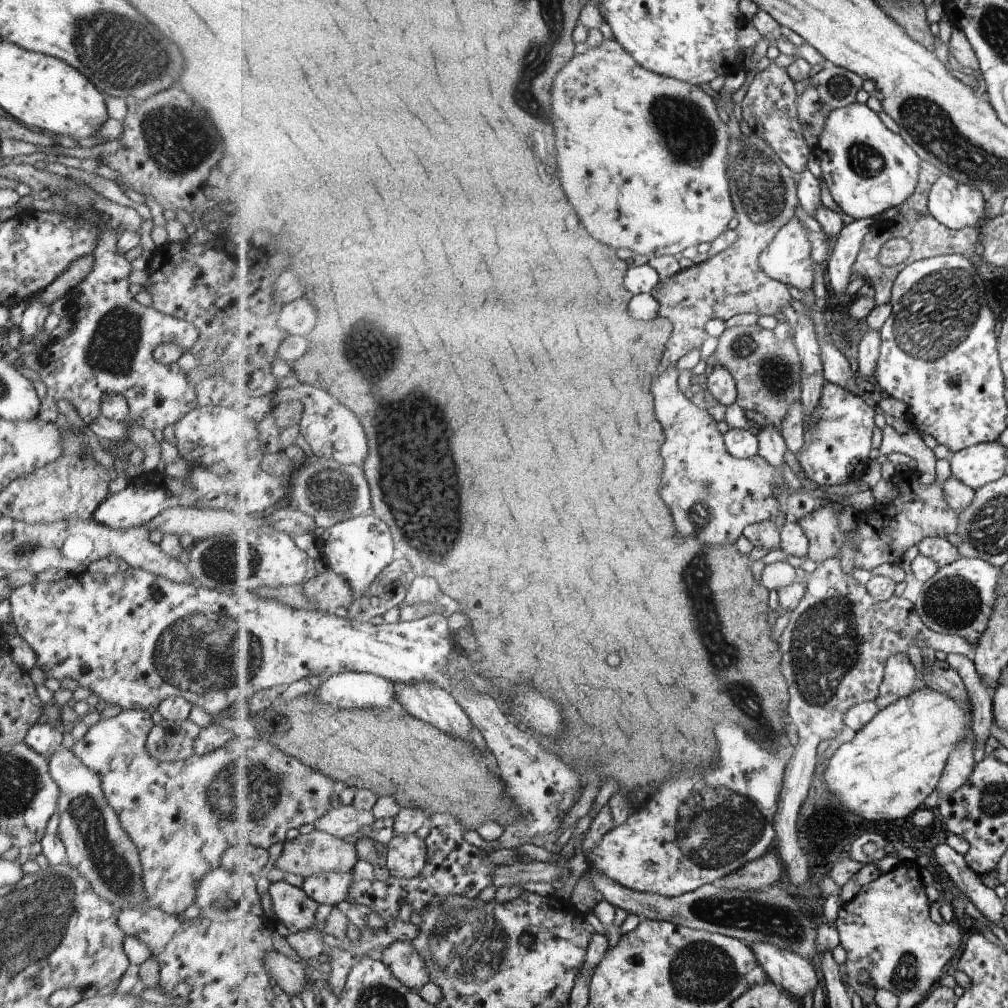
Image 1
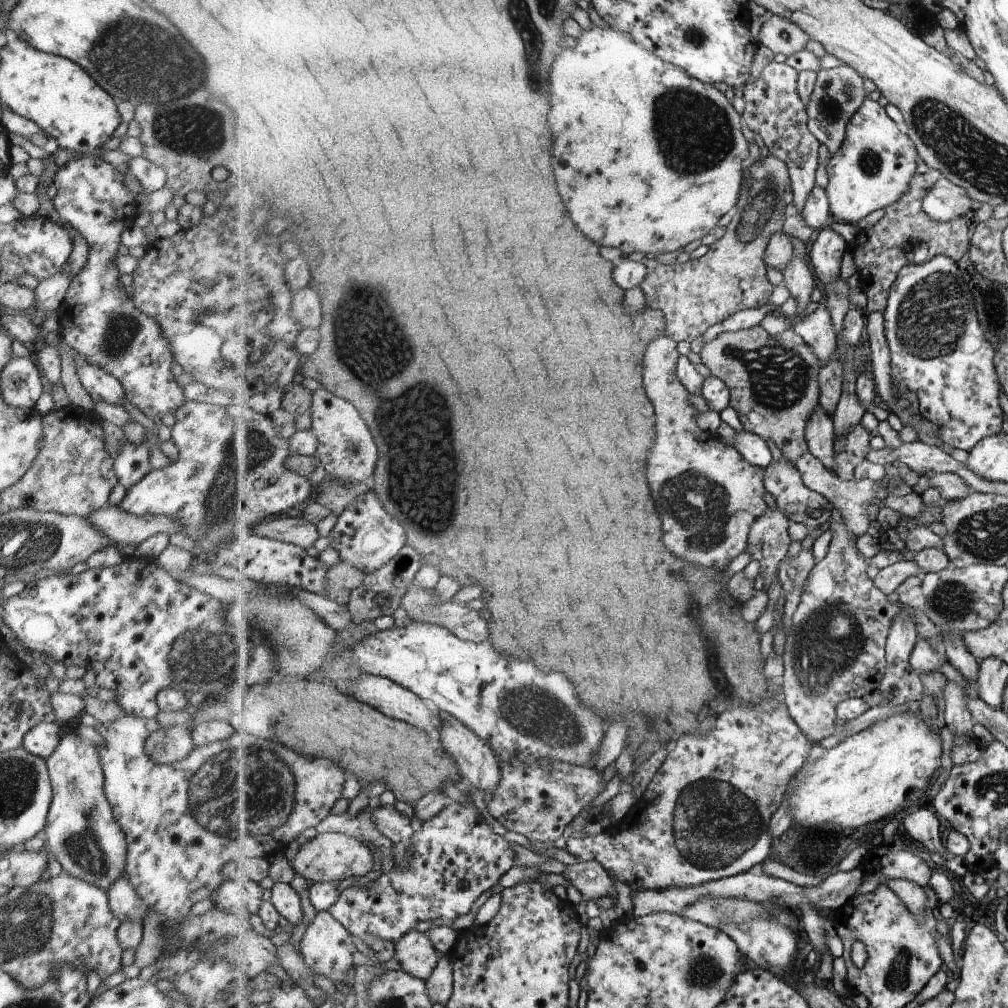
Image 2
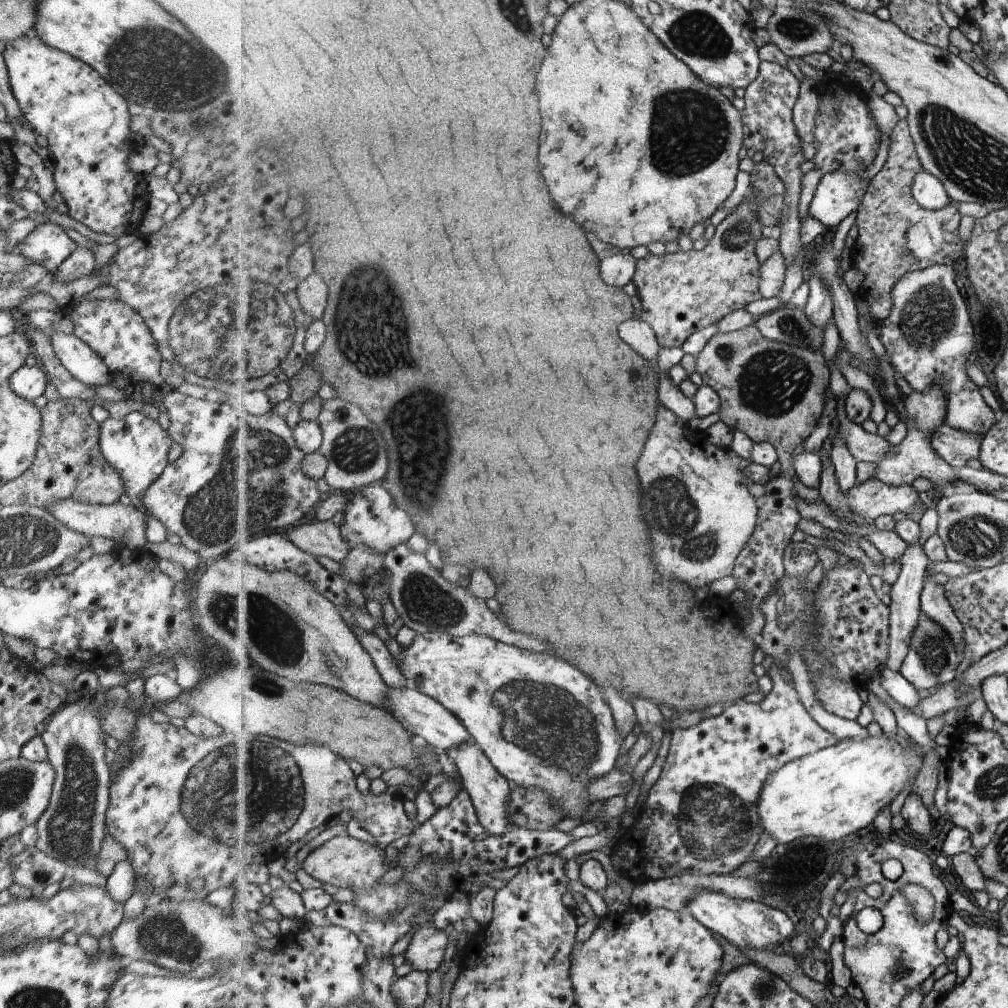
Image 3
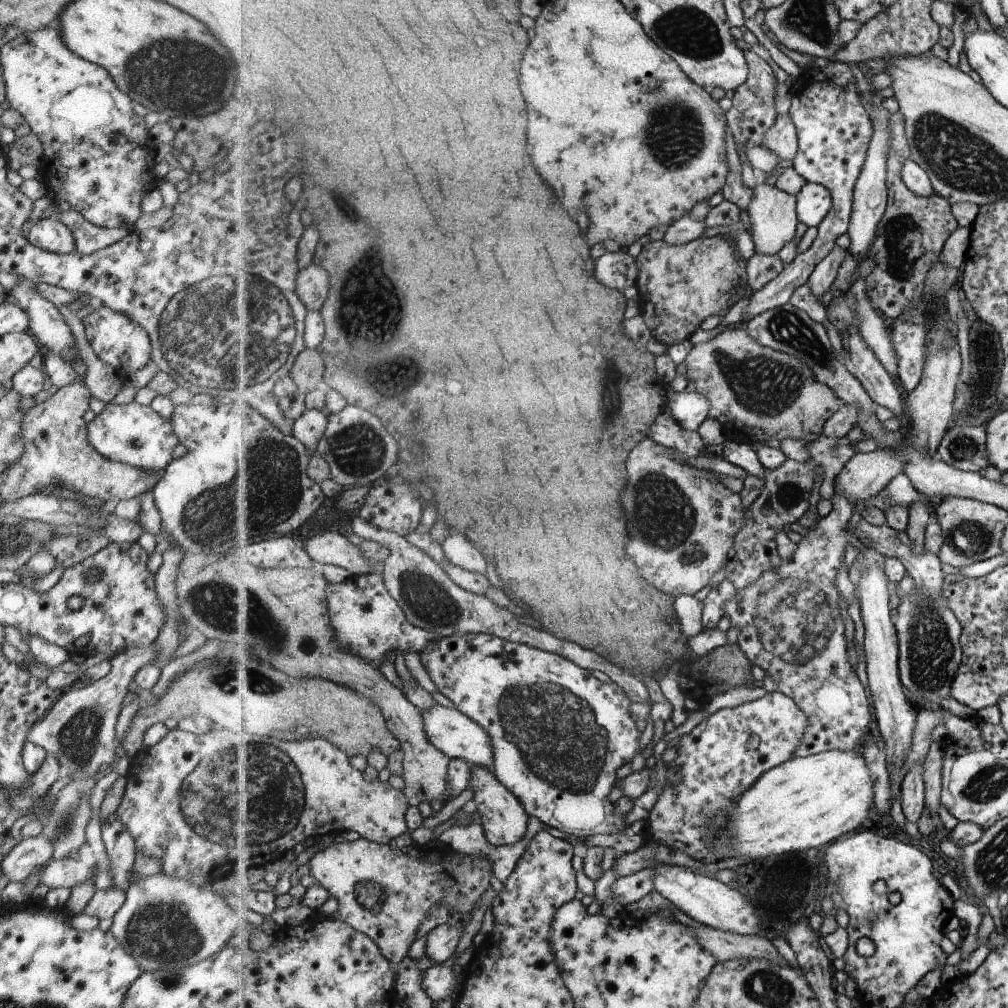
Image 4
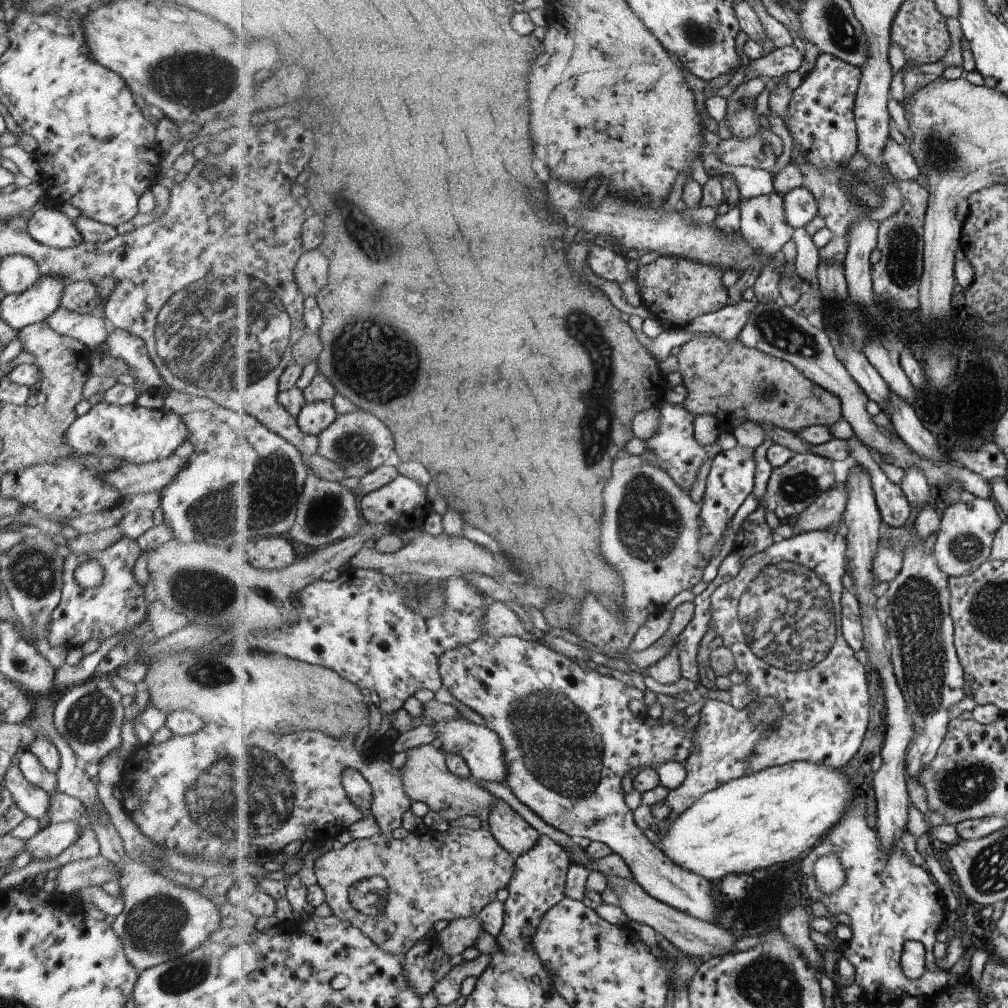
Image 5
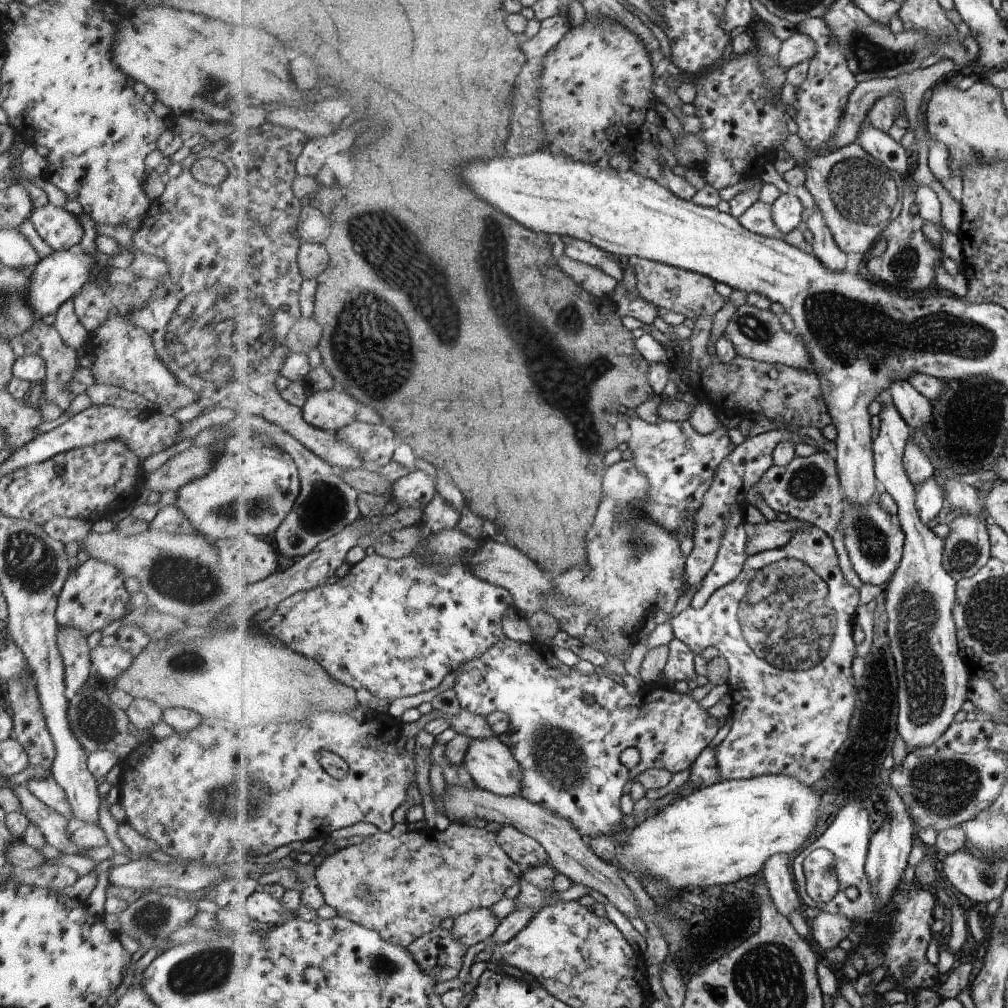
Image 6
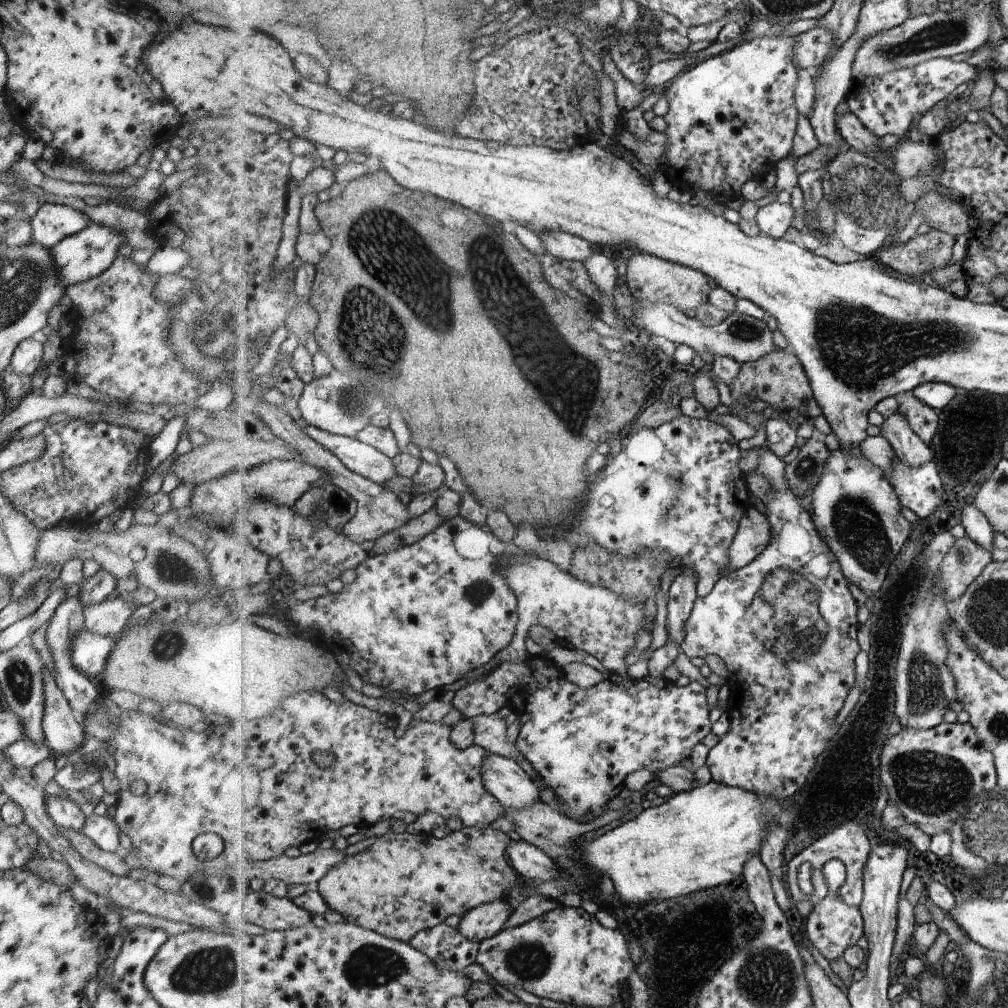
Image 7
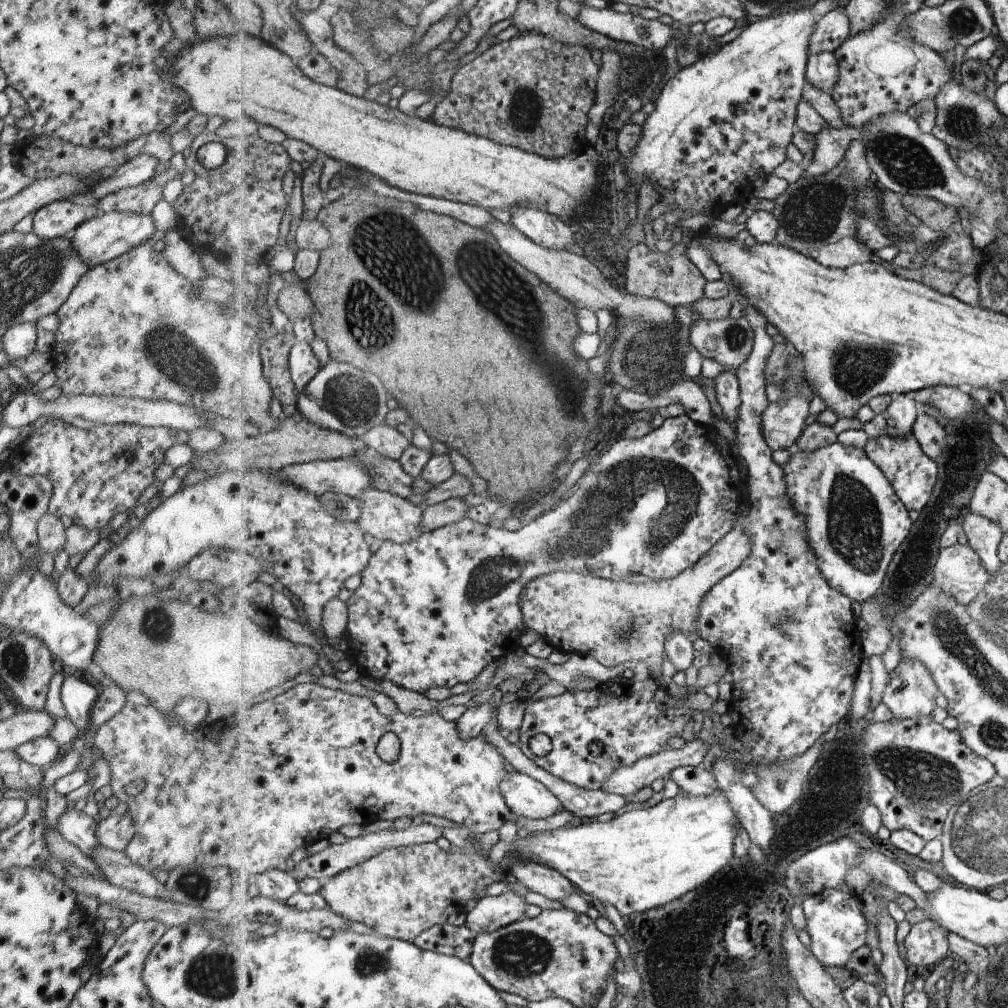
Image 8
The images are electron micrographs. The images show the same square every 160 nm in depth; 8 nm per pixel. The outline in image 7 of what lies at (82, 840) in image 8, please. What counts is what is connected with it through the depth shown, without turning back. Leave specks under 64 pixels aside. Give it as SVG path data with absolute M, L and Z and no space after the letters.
M48 795L44 798L44 807L47 816L54 825L79 831L84 821L84 814L75 802L69 797Z

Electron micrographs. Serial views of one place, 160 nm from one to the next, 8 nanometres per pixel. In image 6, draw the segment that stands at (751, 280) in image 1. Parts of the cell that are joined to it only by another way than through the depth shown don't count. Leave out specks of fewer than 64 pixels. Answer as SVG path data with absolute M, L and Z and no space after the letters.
M641 259L634 266L638 292L645 301L657 308L664 308L682 314L685 319L695 320L705 316L714 316L725 306L727 300L717 292L717 282L701 273L679 269L675 266Z

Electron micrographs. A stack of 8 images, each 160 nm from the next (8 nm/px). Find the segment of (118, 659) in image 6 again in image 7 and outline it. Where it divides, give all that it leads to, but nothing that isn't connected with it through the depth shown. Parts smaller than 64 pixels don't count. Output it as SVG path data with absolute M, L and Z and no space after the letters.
M82 628L72 640L70 659L73 666L86 677L101 678L106 658L115 644L112 637L102 637Z

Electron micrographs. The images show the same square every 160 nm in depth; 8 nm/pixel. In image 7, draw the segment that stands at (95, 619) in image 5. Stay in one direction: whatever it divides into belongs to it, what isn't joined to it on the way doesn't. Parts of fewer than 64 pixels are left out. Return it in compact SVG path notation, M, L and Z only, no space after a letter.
M100 568L92 576L83 578L76 597L82 604L82 608L87 605L96 605L101 601L108 601L117 597L115 584L116 578Z

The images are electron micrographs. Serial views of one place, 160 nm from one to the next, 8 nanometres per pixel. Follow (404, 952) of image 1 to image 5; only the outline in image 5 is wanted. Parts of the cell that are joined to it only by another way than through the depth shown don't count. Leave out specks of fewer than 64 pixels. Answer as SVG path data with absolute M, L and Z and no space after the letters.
M462 918L450 921L437 935L443 952L452 957L463 954L469 946L473 946L481 931L485 932L480 918Z

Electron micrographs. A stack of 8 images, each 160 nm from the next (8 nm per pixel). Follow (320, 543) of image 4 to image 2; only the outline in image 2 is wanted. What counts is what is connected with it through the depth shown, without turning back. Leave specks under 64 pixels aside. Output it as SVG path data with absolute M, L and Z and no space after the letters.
M287 516L265 519L263 523L253 525L250 534L296 544L304 549L313 546L319 538L315 525L306 523L299 517Z

